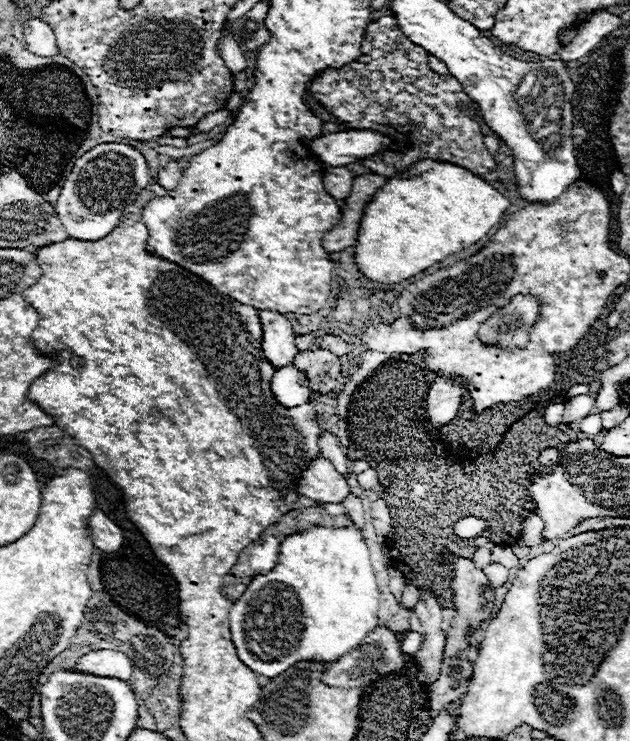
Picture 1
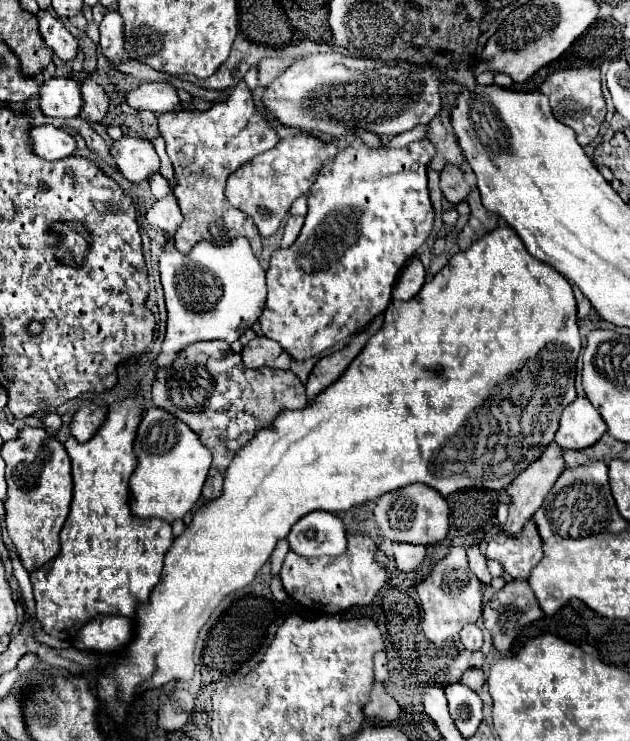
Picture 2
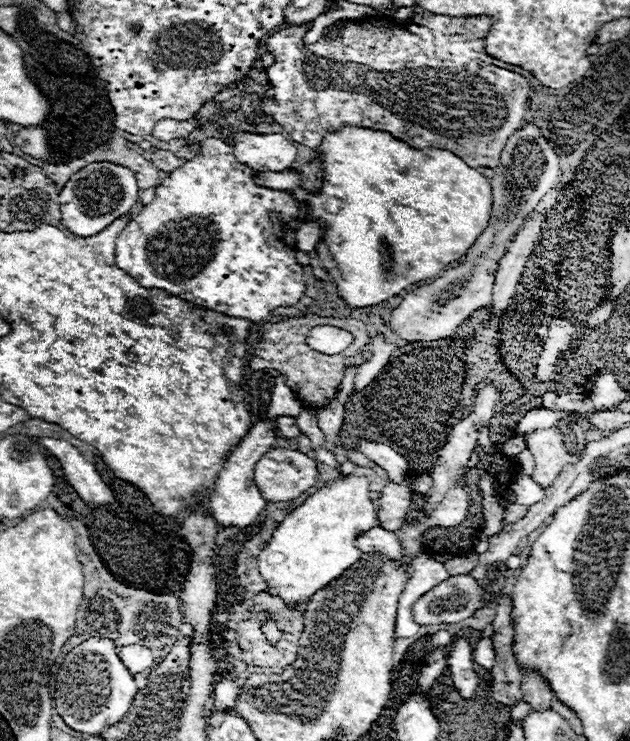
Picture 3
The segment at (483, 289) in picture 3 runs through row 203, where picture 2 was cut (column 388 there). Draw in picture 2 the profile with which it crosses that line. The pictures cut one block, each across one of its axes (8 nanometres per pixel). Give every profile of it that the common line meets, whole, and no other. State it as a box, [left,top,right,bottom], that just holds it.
[374,484,450,544]

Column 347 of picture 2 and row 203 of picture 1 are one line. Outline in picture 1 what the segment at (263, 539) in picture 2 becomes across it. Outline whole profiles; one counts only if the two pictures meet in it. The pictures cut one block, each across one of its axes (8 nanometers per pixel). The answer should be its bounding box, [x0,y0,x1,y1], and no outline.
[354,160,508,284]

